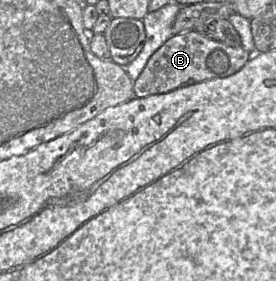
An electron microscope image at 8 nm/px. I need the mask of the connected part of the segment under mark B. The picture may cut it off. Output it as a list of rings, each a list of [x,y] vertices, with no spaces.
[[[196,30],[173,35],[148,60],[134,82],[134,96],[147,97],[169,92],[183,85],[197,84],[215,78],[226,78],[242,69],[252,55],[241,46],[227,46],[202,36]]]

